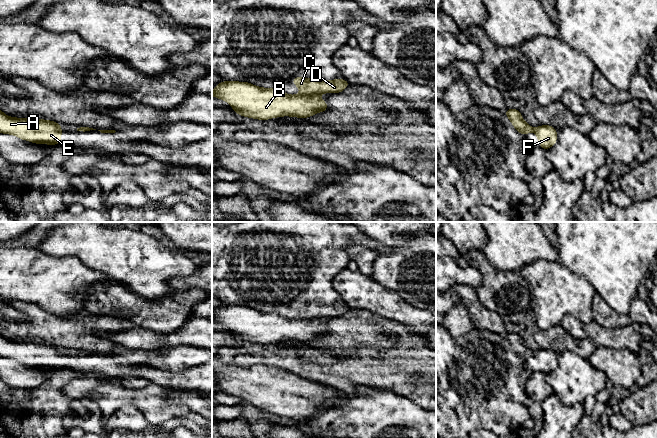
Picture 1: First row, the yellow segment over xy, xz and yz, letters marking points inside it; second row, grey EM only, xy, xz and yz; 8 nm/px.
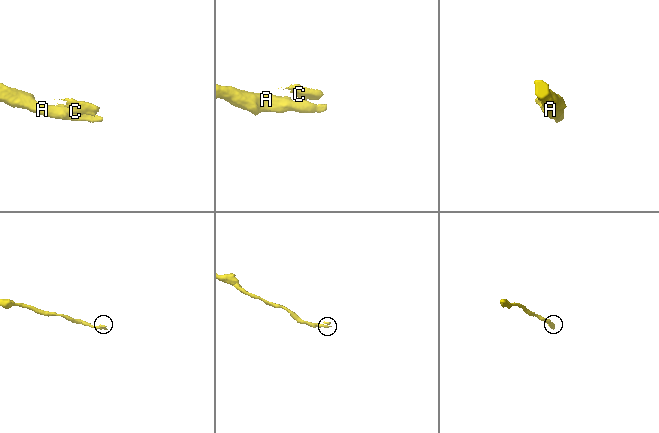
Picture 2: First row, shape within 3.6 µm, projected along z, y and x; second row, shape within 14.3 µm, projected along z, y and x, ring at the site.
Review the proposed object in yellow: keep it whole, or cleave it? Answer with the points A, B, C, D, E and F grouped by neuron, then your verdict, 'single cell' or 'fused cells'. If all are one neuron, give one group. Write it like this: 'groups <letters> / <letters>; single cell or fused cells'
groups A B E F / C D; fused cells

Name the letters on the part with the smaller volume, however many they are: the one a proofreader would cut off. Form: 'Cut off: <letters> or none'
Cut off: C, D

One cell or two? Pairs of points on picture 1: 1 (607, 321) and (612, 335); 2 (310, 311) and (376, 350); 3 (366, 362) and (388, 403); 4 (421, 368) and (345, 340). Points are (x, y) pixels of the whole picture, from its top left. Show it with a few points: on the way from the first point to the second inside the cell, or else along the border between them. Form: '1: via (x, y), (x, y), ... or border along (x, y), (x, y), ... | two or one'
1: border along (594, 320), (605, 327), (619, 326) | two
2: border along (341, 315), (321, 316), (319, 318) | two
3: border along (358, 384), (383, 390) | two
4: via (402, 366), (364, 350) | one

